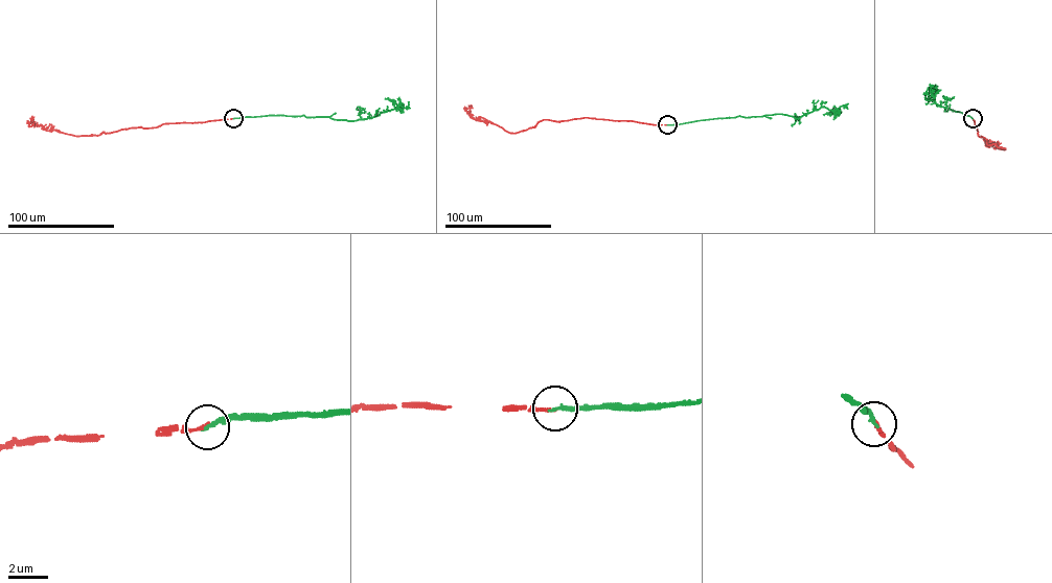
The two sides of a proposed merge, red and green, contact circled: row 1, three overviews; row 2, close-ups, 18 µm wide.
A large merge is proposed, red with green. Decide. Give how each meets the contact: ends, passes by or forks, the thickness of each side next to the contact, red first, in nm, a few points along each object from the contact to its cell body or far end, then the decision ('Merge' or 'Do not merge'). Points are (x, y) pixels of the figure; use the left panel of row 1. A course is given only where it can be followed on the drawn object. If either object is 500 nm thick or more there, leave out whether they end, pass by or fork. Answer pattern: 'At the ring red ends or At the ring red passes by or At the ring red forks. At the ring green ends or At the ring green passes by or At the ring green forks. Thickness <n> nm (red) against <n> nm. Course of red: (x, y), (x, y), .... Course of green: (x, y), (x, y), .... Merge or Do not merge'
At the ring red ends. At the ring green ends. Thickness 120 nm (red) against 200 nm. Course of red: (233, 118), (78, 136), (47, 131), (31, 121), (28, 125), (35, 121). Course of green: (233, 118), (303, 115), (352, 120), (371, 118), (398, 106), (406, 108), (409, 101). Do not merge

